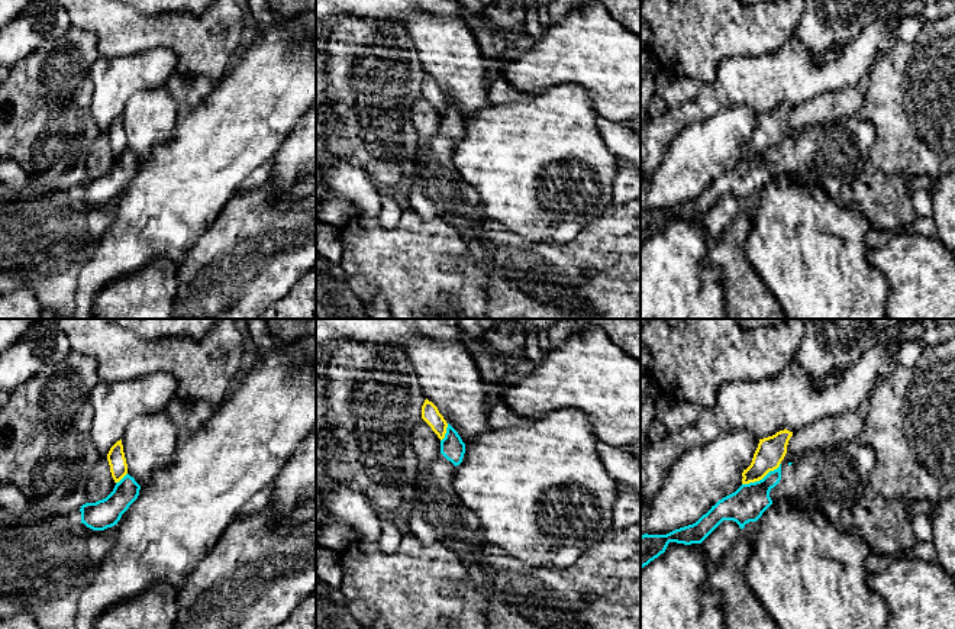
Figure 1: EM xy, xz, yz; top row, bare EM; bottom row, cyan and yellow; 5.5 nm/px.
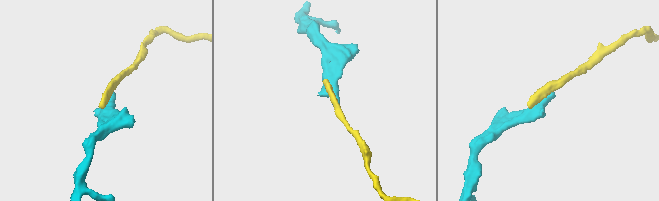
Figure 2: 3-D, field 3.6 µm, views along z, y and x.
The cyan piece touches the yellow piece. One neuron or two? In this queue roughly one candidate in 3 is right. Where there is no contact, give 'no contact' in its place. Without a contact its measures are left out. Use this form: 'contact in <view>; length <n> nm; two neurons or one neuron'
contact in yz; length 240 nm; two neurons

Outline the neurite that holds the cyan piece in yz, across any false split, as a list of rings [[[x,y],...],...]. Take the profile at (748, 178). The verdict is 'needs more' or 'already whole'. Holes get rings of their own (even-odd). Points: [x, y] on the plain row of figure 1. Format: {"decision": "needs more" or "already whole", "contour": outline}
{"decision": "needs more", "contour": [[[859,114],[804,126],[794,138],[780,139],[762,155],[742,159],[696,199],[667,210],[642,210],[641,246],[664,229],[670,217],[701,219],[723,196],[733,196],[743,204],[780,175],[817,184],[832,199],[842,199],[868,167],[875,136],[872,123]]]}

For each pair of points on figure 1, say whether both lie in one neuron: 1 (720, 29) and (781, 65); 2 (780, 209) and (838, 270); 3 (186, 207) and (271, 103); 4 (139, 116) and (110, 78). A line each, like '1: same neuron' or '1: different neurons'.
1: different neurons
2: same neuron
3: same neuron
4: different neurons

